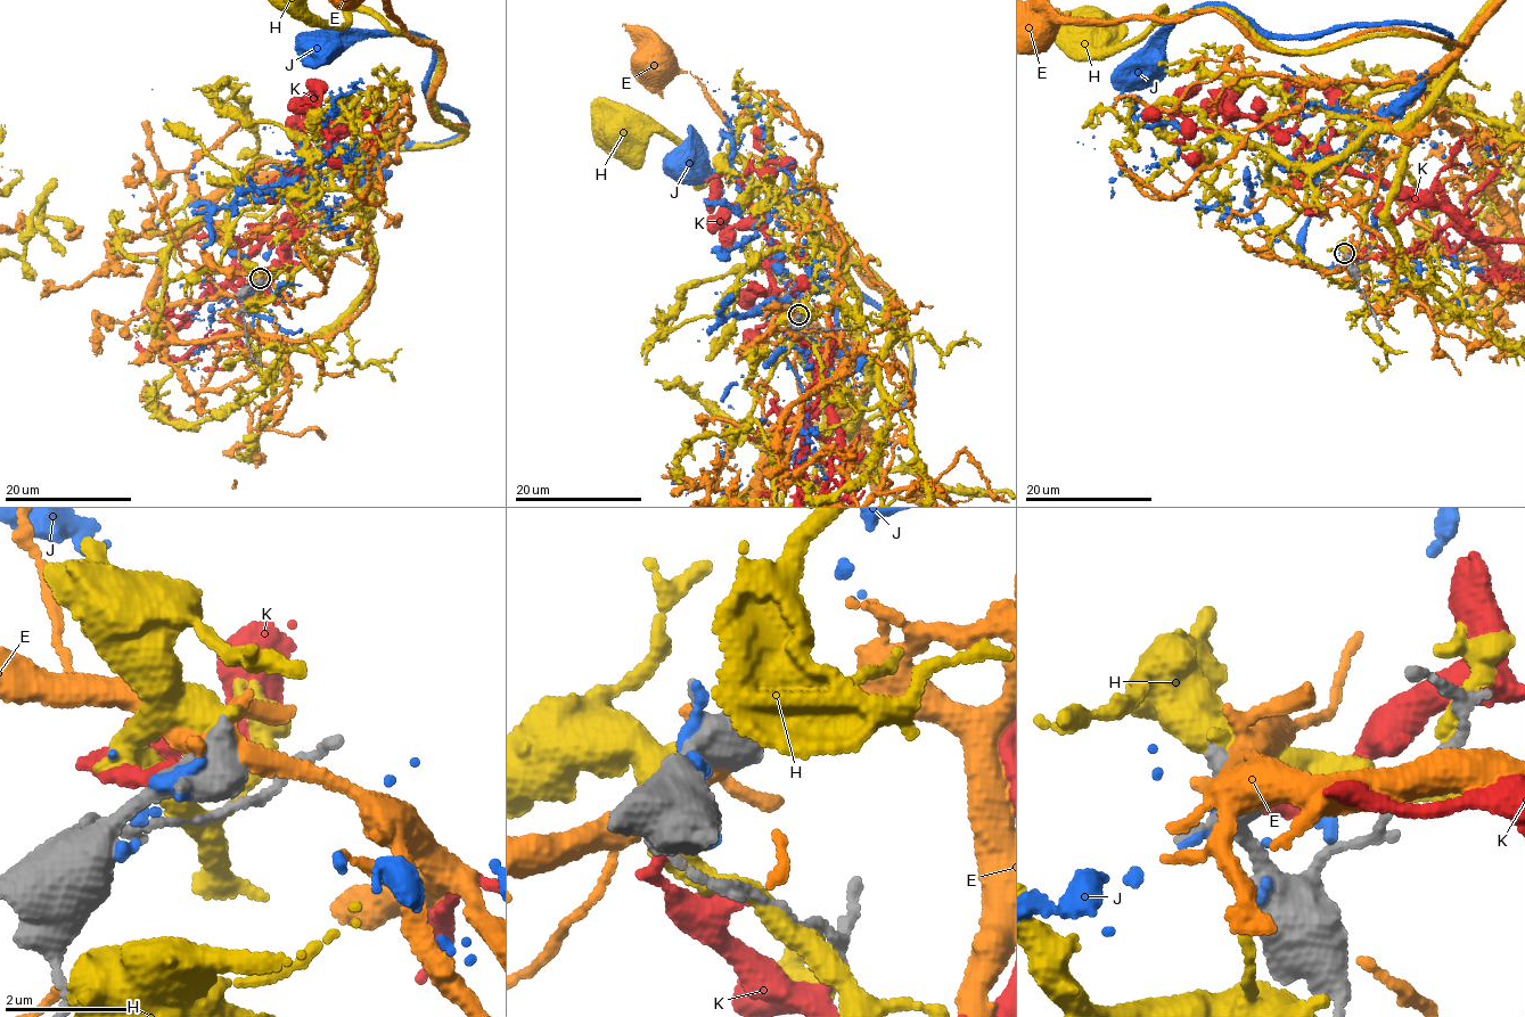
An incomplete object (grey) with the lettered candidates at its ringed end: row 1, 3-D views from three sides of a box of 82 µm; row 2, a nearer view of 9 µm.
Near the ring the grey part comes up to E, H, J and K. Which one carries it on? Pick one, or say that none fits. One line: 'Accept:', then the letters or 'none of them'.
Accept: none of them

